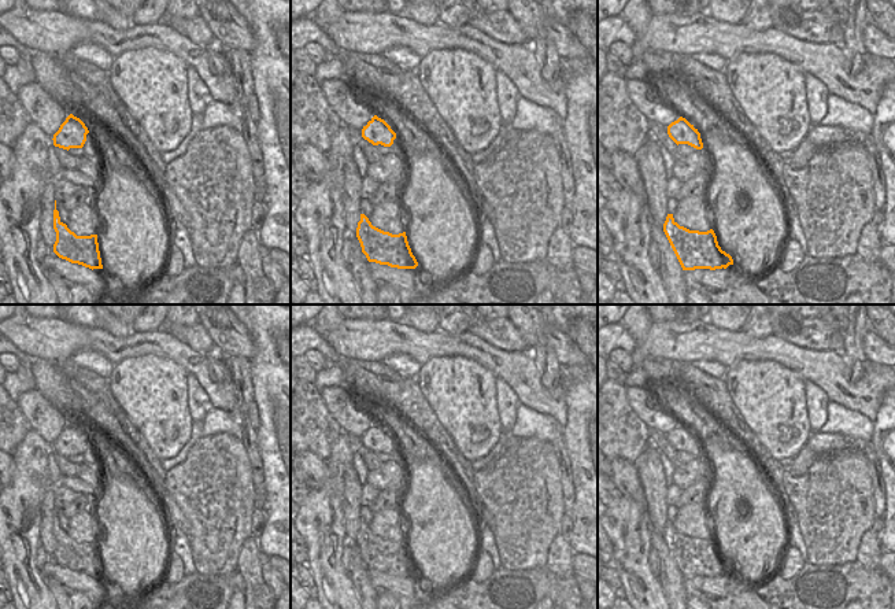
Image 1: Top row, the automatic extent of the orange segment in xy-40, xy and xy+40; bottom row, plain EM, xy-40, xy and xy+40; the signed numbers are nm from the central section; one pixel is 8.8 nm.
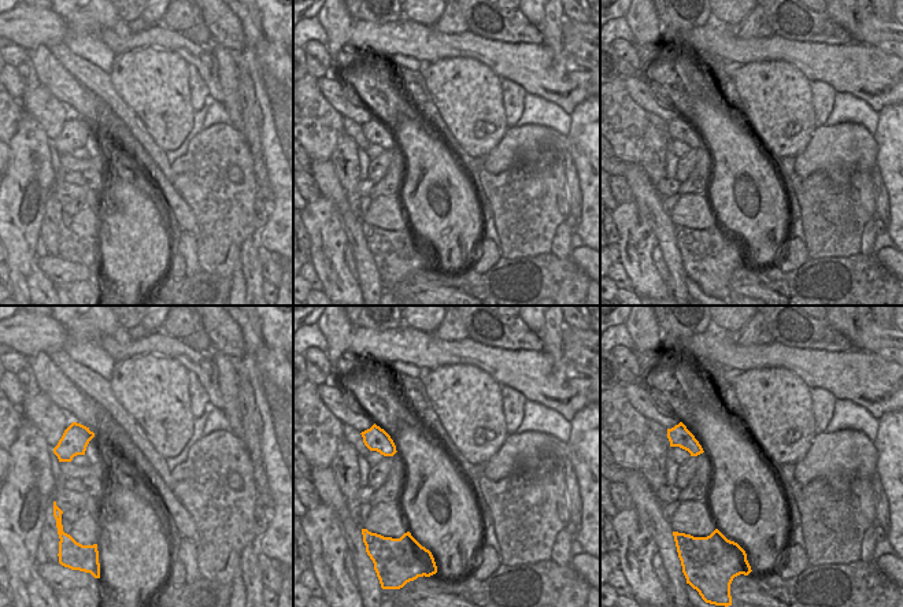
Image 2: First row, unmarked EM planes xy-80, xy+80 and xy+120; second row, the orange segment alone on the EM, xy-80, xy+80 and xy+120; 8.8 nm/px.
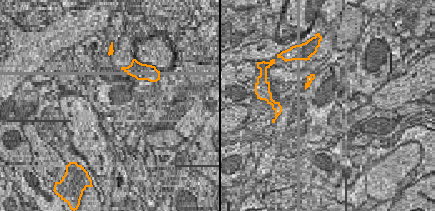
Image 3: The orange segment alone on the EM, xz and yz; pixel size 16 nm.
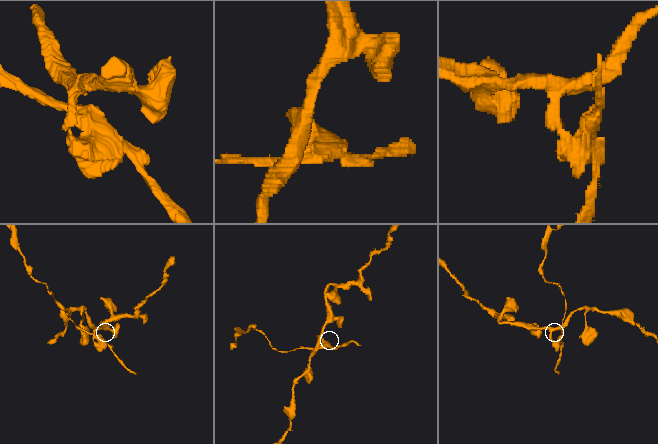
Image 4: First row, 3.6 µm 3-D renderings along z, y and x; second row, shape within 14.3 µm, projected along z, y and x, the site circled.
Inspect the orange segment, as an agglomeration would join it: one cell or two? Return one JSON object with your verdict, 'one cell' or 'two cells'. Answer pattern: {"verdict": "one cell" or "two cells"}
{"verdict": "two cells"}

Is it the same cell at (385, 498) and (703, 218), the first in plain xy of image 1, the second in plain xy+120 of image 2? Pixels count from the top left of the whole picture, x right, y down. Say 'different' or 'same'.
different

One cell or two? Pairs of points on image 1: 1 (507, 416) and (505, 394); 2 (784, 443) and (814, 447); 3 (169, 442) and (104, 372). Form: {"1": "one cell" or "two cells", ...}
{"1": "one cell", "2": "two cells", "3": "two cells"}

